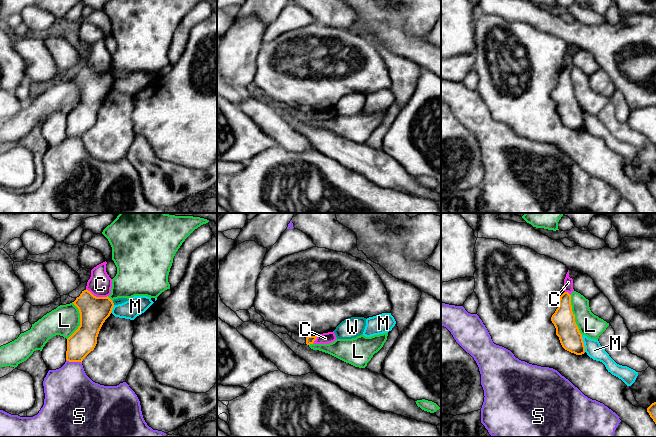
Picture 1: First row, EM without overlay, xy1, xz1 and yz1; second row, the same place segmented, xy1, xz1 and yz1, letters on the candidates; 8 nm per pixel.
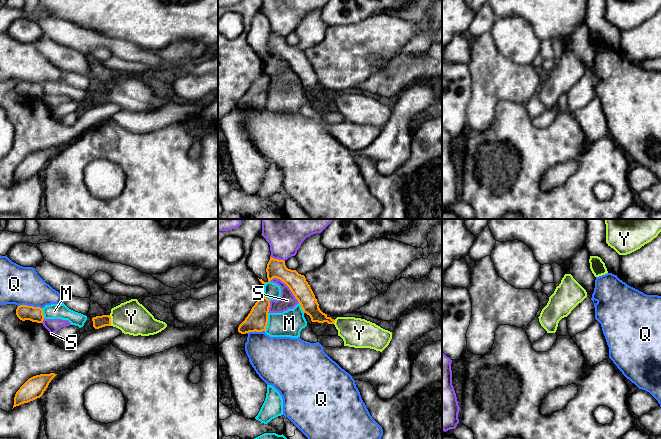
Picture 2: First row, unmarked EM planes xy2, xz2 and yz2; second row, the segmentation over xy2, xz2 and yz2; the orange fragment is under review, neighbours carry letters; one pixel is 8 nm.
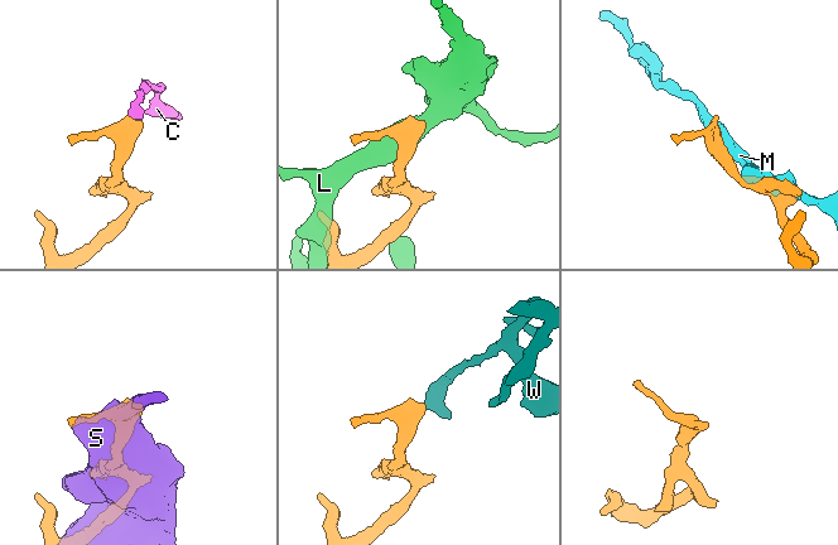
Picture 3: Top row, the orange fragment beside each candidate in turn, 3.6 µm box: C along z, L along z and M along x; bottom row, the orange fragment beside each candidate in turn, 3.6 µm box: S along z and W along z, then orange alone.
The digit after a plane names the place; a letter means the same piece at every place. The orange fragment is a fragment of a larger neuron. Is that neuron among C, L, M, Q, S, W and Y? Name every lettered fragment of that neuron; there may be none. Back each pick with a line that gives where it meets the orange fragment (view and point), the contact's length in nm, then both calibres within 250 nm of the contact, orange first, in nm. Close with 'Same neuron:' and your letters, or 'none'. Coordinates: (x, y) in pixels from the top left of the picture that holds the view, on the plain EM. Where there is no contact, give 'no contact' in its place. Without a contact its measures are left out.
Y: contact xy2 (110, 96); length 90 nm; calibres 100 and 260 nm
Same neuron: Y

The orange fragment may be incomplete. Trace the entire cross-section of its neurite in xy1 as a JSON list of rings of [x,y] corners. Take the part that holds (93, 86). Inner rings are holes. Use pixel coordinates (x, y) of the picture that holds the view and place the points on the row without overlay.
[[[87,65],[73,78],[80,89],[80,102],[67,115],[66,136],[81,138],[94,126],[99,107],[114,83],[107,73],[96,73]]]

